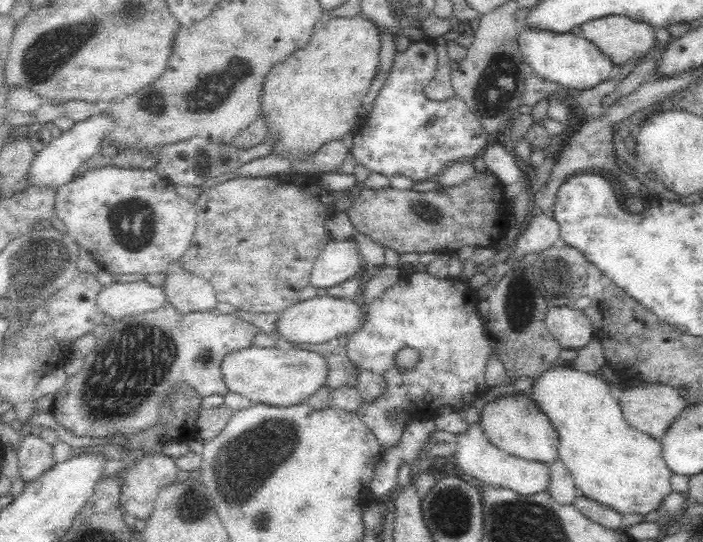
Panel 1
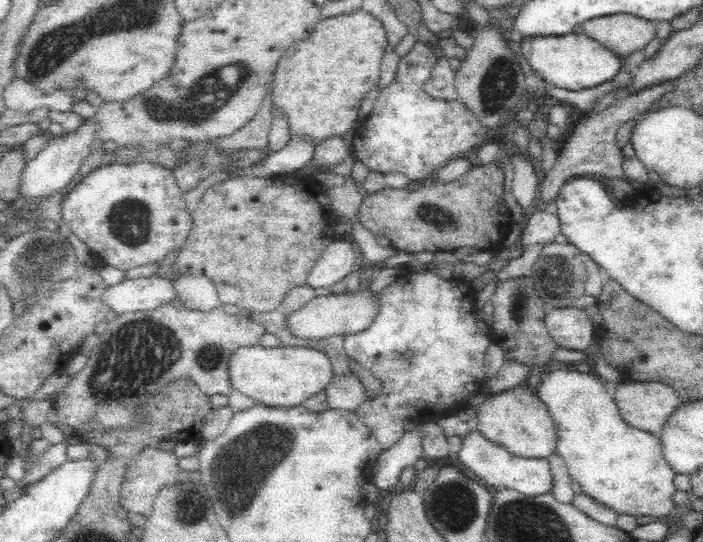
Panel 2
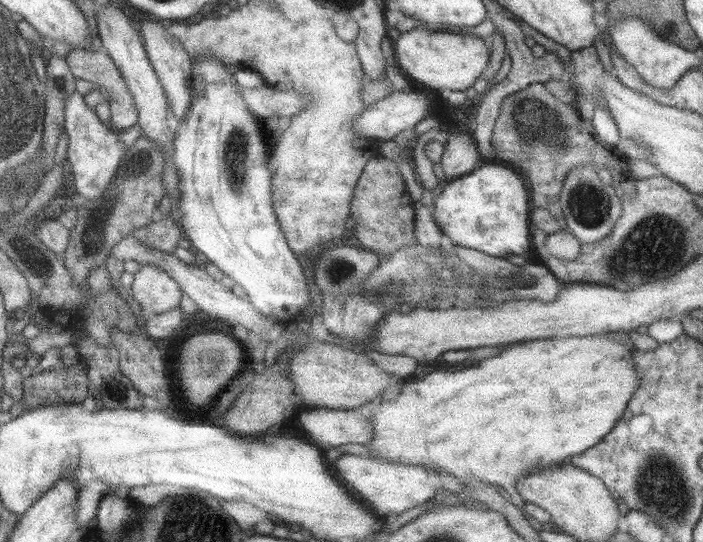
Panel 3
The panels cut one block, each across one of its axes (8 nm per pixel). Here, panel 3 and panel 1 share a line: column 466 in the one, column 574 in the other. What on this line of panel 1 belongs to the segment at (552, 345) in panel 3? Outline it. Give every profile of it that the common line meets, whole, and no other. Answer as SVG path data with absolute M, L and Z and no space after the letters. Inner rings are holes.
M558 363L537 376L531 390L531 399L548 416L552 427L559 434L559 460L566 465L575 486L584 493L584 497L622 514L636 513L644 516L661 507L664 497L672 492L670 477L673 475L662 459L661 443L627 424L618 399L610 394L608 382L592 373Z

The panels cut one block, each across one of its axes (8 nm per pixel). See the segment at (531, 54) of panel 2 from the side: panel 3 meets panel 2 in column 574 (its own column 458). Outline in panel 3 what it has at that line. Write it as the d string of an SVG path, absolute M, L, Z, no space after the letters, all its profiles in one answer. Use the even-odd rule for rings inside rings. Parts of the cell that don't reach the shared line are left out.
M422 27L397 33L394 35L394 56L397 66L408 79L414 84L420 84L426 89L435 90L448 88L450 90L467 91L473 88L476 80L482 78L482 70L487 66L490 59L491 44L489 39L482 39L467 31L452 33L450 31L429 31Z

